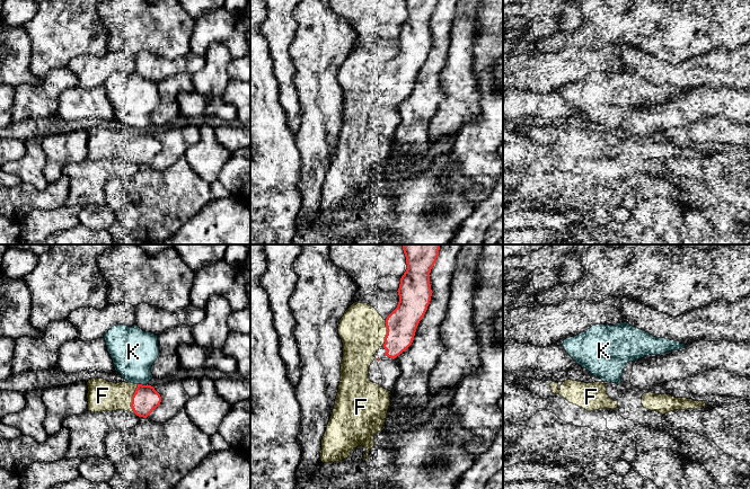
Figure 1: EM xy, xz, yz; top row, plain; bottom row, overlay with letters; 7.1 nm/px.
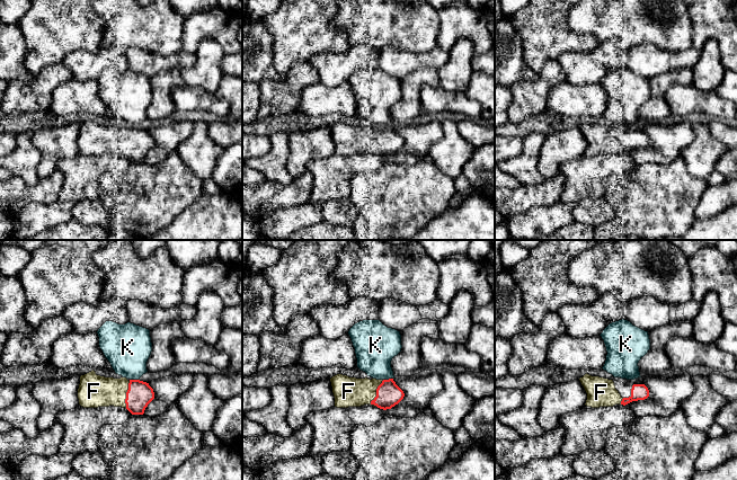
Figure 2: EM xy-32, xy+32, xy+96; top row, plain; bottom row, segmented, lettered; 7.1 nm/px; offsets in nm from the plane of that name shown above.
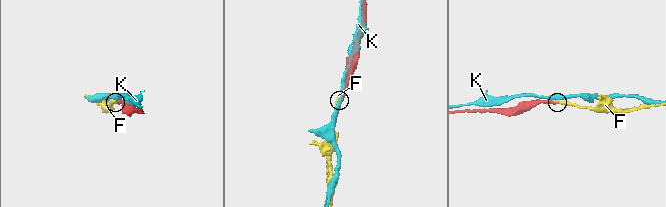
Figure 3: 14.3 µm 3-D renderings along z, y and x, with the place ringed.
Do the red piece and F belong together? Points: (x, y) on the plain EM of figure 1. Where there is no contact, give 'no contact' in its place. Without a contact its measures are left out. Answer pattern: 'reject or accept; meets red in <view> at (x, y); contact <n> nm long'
accept; meets red in xy at (132, 147); contact 220 nm long

